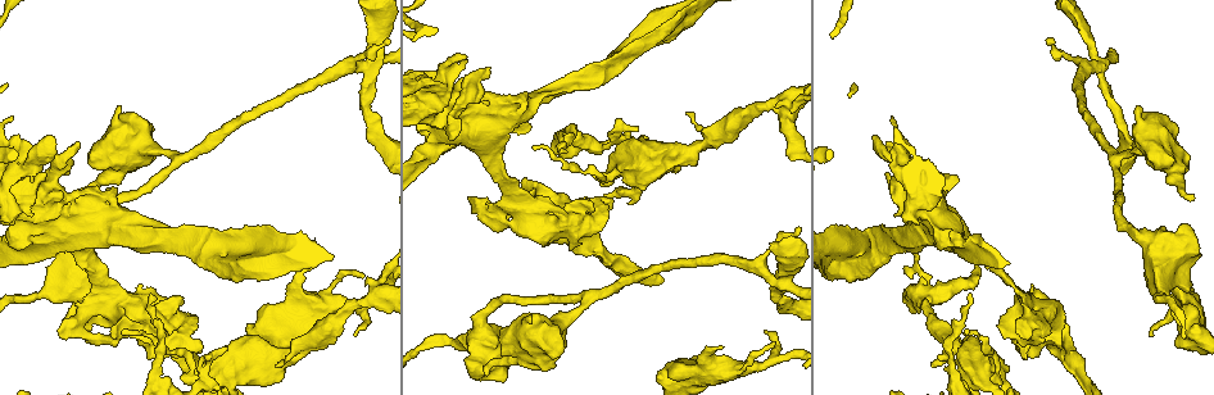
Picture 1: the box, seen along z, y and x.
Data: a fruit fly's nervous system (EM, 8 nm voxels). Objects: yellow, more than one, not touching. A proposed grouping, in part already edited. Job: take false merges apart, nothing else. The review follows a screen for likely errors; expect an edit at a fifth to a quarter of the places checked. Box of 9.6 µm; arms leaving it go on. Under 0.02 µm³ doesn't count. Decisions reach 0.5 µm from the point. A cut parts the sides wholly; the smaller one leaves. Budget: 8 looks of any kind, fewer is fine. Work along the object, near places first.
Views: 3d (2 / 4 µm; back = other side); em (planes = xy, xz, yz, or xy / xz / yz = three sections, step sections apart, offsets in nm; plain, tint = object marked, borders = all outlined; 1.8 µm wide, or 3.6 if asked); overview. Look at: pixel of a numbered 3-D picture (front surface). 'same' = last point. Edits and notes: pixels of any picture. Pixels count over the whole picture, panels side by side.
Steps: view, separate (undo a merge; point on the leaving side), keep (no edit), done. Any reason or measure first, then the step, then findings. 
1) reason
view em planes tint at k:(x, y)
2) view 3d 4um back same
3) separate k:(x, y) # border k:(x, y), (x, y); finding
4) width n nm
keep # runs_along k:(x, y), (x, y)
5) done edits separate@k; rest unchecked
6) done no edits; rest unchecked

sharp bend
view em planes tint at 1:(784, 108)

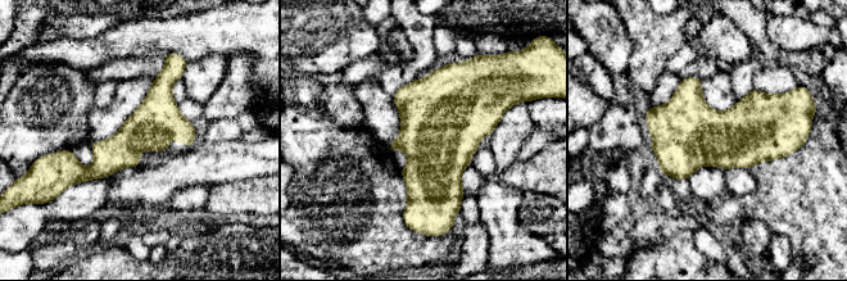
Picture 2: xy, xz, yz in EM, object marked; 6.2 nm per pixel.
width 300 nm
keep # runs_along 2:(179, 75), (96, 171), (62, 157); all the same cell

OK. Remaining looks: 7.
sharp bend
view em 3.6um xy step 4 tint at 1:(608, 177)

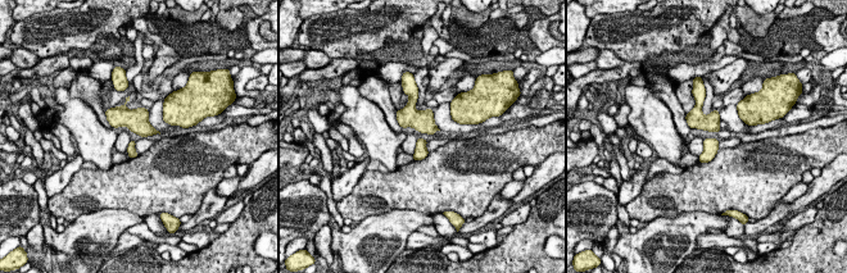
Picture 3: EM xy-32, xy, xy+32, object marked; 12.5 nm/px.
view em 3.6um planes tint same

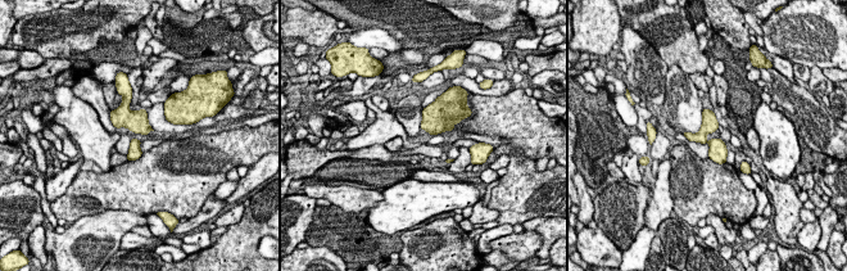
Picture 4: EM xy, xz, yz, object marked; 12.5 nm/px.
keep # runs_along 4:(706, 112), (705, 138), (723, 159); one cell here

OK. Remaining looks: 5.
abrupt turn
view 3d 4um at 1:(76, 323)

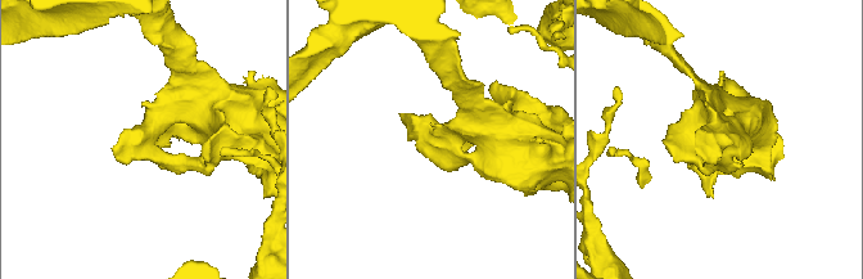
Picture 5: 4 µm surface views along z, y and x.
need the tissue
view em planes tint at 5:(431, 137)

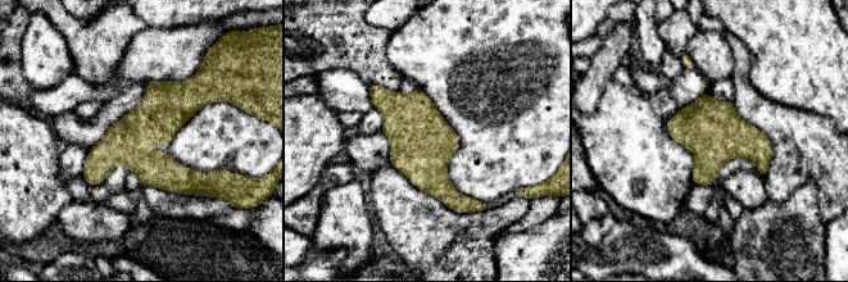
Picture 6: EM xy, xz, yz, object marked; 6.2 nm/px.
keep # runs_along 6:(205, 99), (171, 103), (91, 182); all the same cell

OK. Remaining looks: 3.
done no edits; rest unchecked

